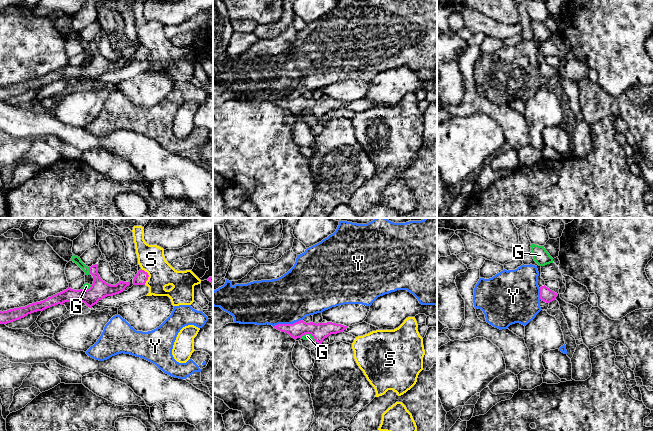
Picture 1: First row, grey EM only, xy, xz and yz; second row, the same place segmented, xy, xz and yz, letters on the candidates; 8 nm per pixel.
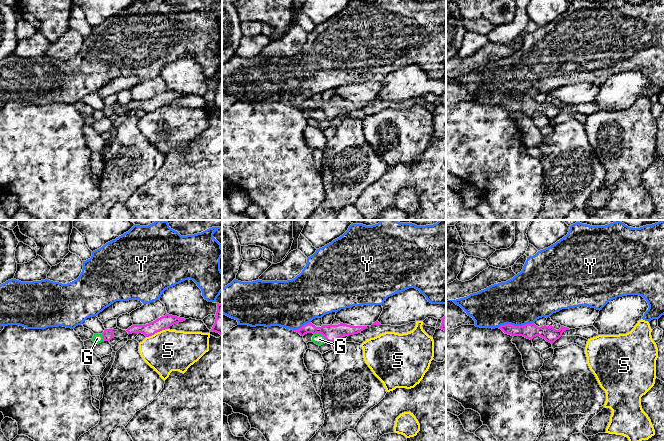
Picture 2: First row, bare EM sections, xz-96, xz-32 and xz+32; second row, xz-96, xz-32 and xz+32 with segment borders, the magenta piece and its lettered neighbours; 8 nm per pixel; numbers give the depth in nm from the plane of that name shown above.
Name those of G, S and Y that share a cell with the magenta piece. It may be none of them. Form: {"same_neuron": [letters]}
{"same_neuron": []}

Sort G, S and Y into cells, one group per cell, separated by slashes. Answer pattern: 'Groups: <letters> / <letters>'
Groups: G / S / Y

